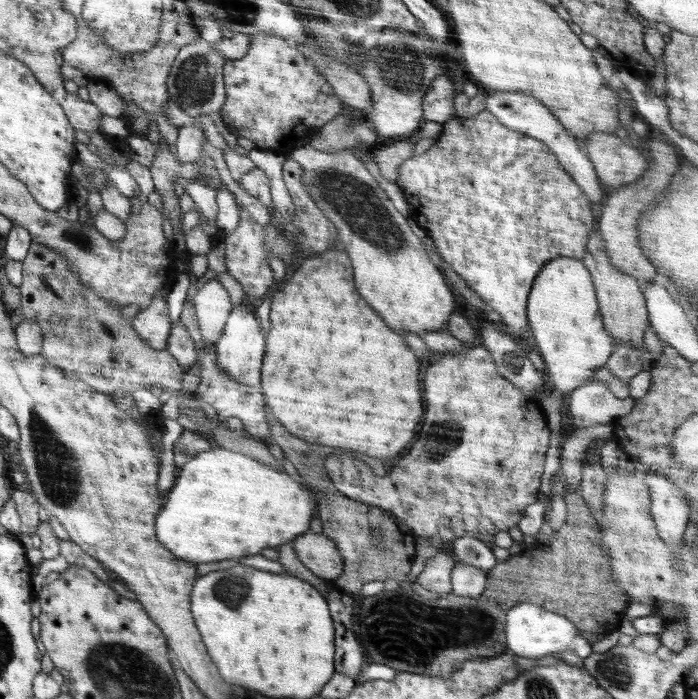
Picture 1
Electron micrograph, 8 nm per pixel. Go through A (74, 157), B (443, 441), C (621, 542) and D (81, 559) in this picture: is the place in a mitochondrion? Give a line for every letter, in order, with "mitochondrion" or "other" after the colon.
A: other
B: mitochondrion
C: mitochondrion
D: other

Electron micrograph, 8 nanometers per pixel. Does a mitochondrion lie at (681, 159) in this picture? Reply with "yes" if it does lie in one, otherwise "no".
no

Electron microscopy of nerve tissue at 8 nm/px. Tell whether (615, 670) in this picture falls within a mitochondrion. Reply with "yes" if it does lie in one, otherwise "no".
yes

